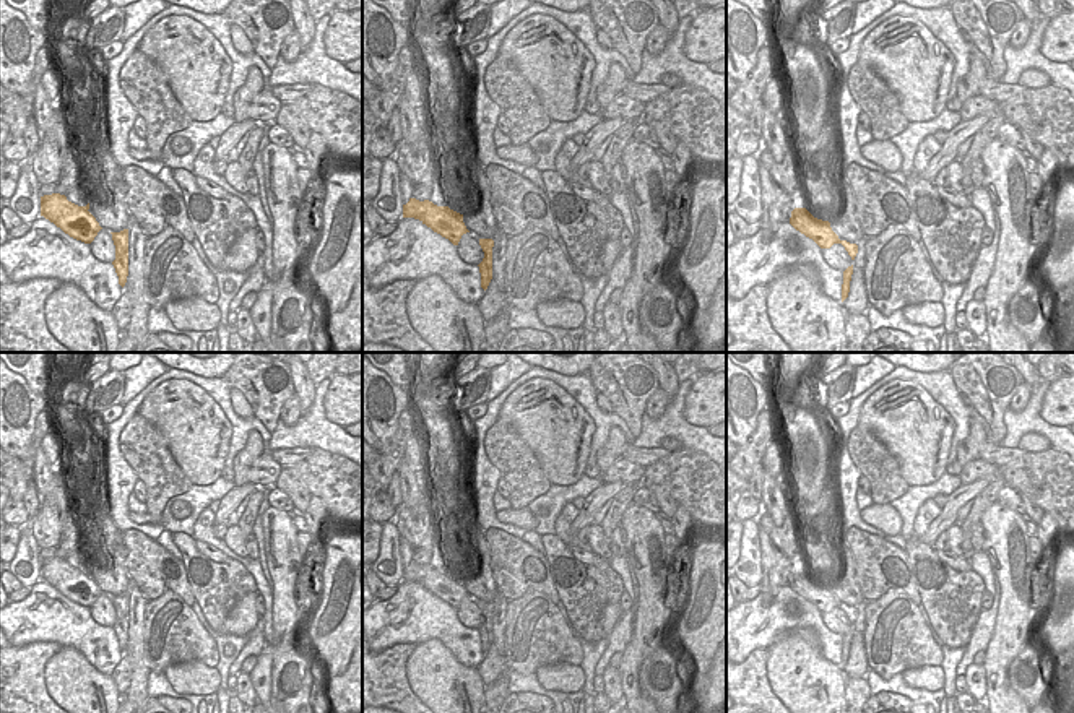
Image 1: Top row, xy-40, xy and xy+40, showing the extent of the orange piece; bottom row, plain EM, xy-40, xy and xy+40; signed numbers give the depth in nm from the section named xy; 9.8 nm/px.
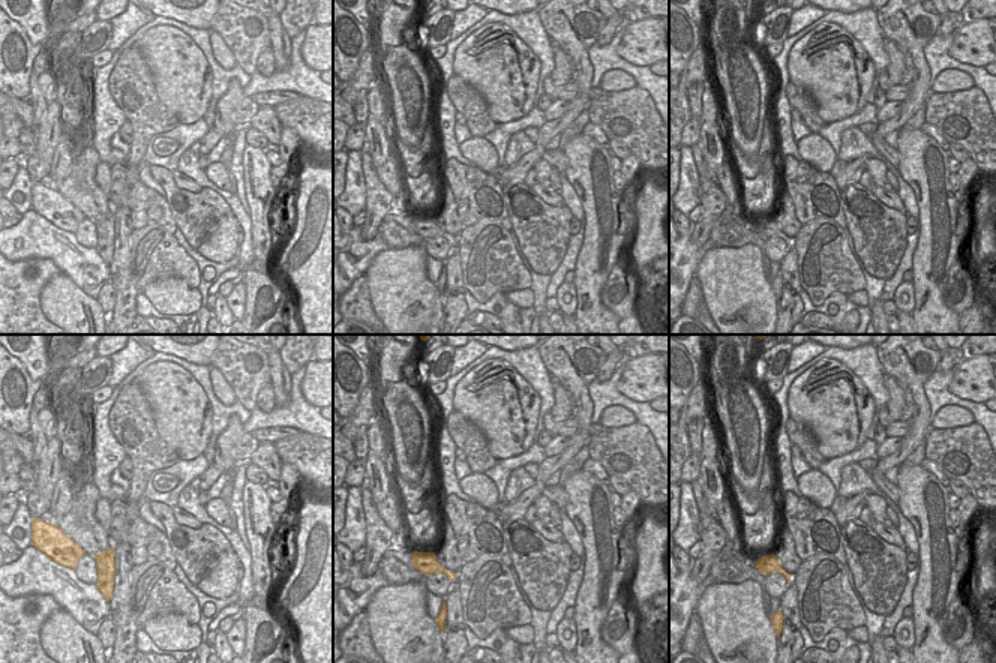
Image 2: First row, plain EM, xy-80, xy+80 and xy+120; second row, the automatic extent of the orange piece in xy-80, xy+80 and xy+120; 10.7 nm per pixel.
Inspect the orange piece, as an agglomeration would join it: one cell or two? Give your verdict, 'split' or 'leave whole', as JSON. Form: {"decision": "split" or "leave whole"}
{"decision": "split"}

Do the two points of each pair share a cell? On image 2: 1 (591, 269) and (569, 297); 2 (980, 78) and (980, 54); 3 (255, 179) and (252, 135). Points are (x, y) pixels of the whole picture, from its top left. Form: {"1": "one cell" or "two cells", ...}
{"1": "two cells", "2": "two cells", "3": "two cells"}

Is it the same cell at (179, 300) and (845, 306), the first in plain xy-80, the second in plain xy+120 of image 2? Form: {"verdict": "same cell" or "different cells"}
{"verdict": "different cells"}

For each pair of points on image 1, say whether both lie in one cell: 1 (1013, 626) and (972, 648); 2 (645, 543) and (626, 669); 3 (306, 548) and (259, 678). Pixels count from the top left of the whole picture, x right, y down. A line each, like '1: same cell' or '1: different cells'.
1: different cells
2: same cell
3: different cells

